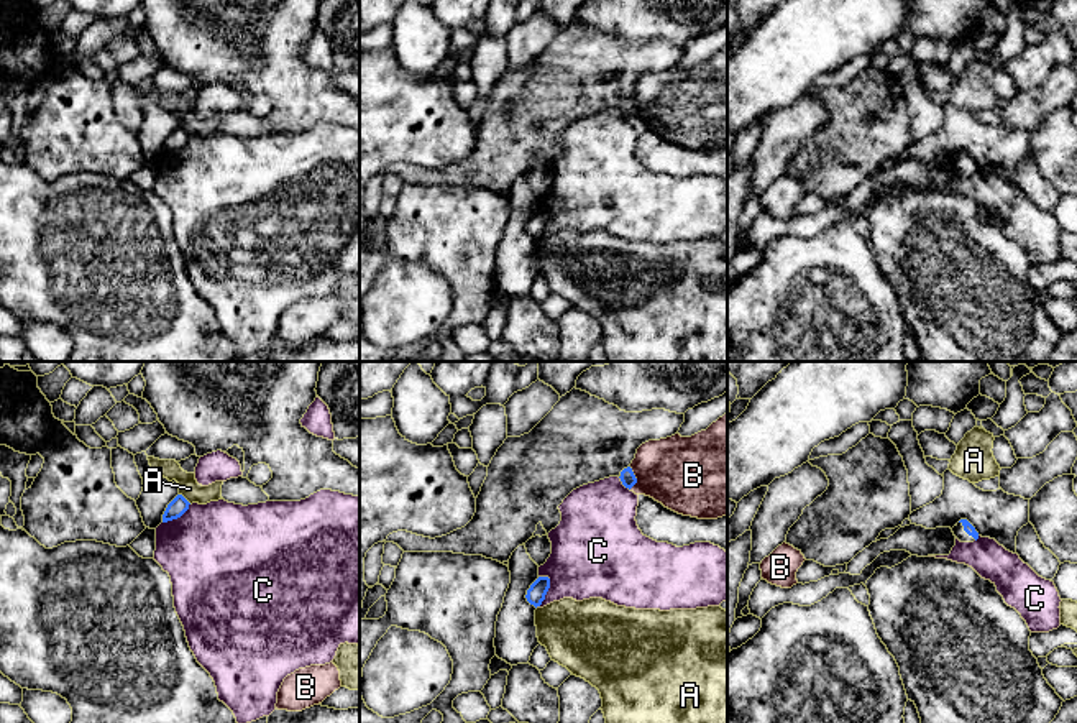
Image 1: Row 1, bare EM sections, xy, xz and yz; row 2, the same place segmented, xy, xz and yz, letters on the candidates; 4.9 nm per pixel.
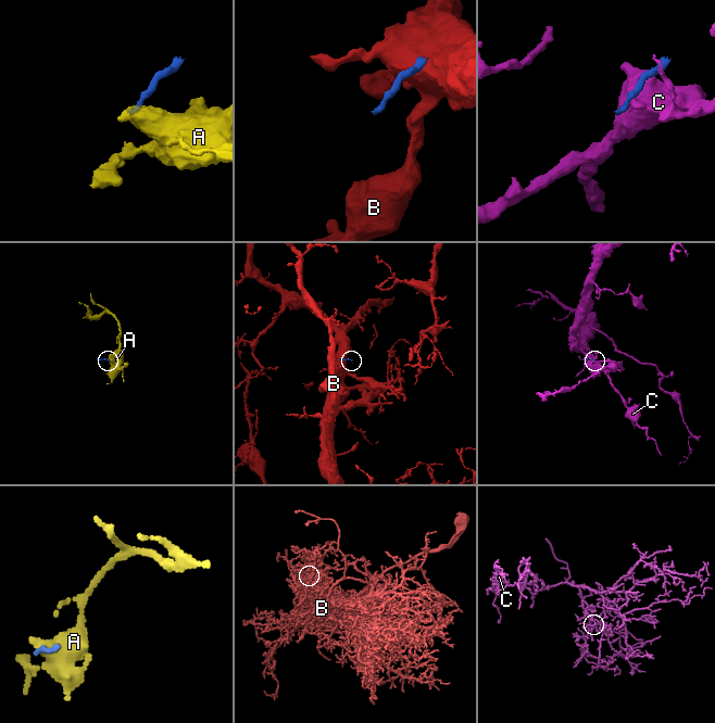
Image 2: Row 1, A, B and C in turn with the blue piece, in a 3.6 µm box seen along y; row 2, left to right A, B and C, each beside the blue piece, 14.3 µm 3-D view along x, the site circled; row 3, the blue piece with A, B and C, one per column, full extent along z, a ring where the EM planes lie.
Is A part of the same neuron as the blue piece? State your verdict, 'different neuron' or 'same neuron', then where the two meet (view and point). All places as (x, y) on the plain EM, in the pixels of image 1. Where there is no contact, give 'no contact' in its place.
different neuron | xy (184, 130)

